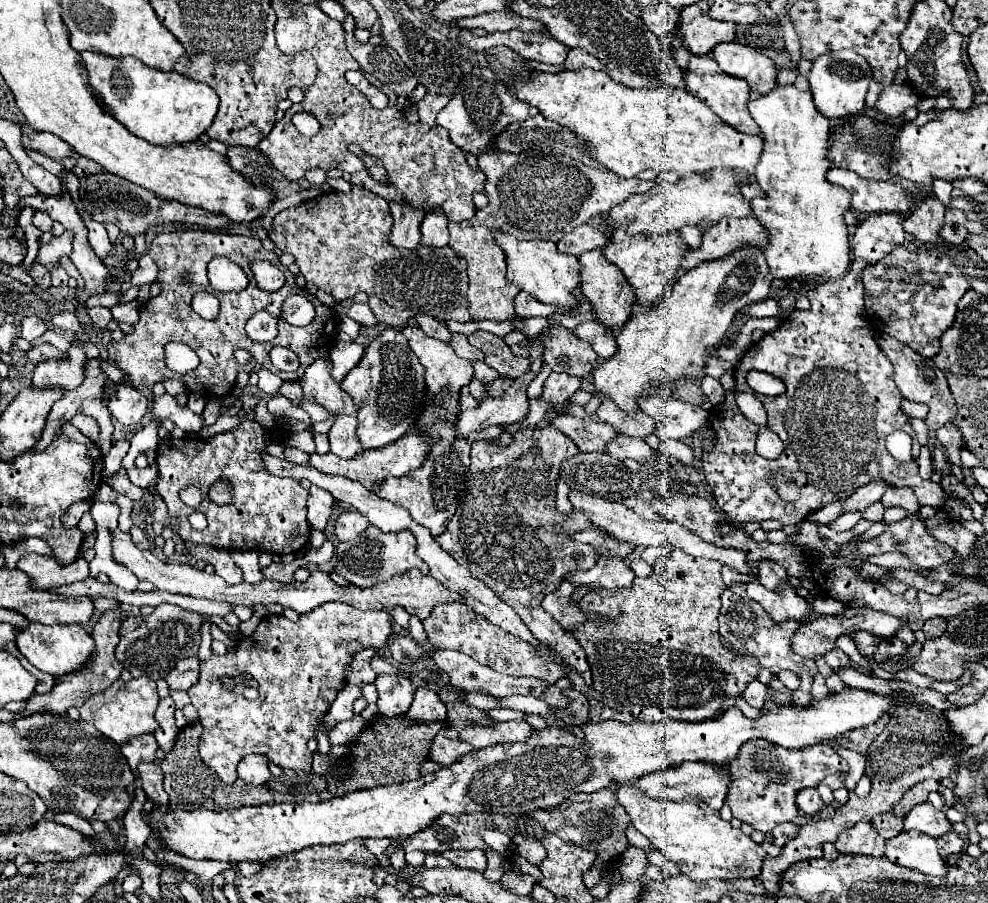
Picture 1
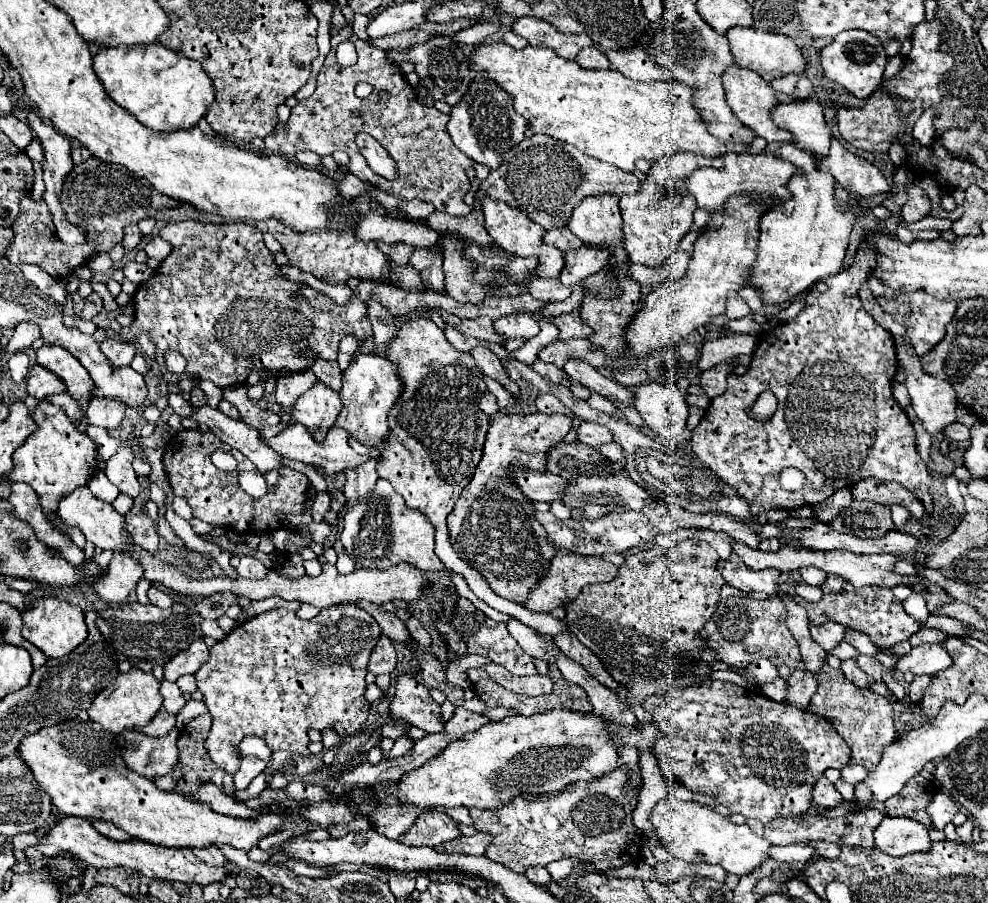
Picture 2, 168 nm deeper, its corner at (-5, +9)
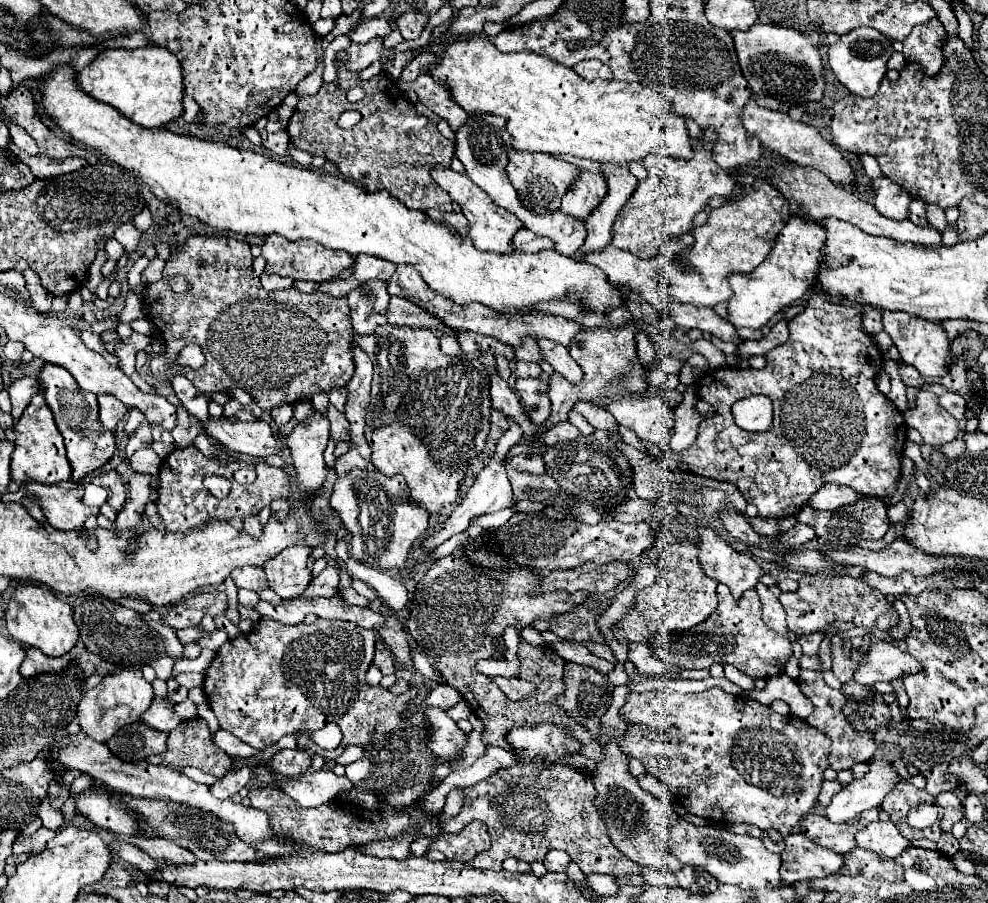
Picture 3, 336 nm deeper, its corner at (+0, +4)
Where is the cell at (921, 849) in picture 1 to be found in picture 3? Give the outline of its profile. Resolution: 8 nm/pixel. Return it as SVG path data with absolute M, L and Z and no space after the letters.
M891 821L869 823L865 829L857 831L855 837L857 847L871 849L881 857L897 857L909 847L909 839L905 839Z

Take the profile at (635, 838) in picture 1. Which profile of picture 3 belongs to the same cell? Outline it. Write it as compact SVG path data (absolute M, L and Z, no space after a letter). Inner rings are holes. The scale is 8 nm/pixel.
M643 867L641 872L644 880L647 884L651 886L668 886L668 887L678 887L678 881L674 875L674 880L672 880L668 872L659 872L649 867ZM667 878L667 879L666 879Z

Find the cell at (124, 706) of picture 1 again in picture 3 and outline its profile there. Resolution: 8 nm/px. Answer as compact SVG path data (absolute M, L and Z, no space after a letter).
M141 669L133 671L119 671L113 675L105 675L101 683L83 695L81 703L77 705L77 717L81 729L97 743L107 743L107 739L127 723L135 723L145 709L149 709L149 703L153 701L153 687L147 683L141 675Z

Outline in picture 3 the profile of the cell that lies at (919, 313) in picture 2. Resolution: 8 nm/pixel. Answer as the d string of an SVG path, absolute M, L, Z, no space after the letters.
M883 311L883 327L893 339L893 345L899 349L903 363L913 365L921 377L943 377L949 373L949 339L939 323L929 323L901 311Z

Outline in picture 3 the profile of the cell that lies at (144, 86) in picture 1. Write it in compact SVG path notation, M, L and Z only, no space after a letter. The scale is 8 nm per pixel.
M145 45L139 49L105 49L83 71L77 73L79 87L93 99L115 107L141 127L163 127L175 117L183 115L183 79L181 65L171 51Z

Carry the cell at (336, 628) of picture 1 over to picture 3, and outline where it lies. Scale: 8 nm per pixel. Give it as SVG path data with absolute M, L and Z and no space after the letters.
M261 619L259 631L243 633L235 639L225 641L225 645L215 653L211 667L205 673L205 695L213 709L219 727L231 731L241 741L255 749L267 749L277 743L283 735L297 733L307 727L309 731L321 729L327 723L337 723L343 731L343 741L331 751L333 757L341 755L347 745L359 745L363 749L373 745L387 745L393 735L401 735L405 729L413 727L409 703L417 697L417 689L411 687L407 693L395 697L389 689L367 683L367 669L373 661L375 633L371 629L361 629L349 621L317 619L315 623L281 625L273 619Z

